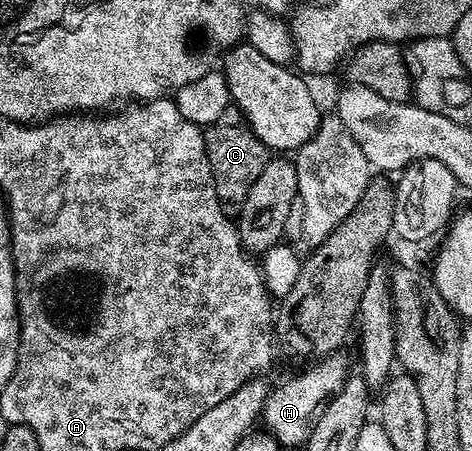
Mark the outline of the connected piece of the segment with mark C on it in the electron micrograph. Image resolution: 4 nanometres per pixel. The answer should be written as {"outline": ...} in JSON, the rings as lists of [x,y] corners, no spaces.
{"outline":[[[230,106],[226,112],[218,118],[214,124],[204,129],[205,153],[211,166],[213,175],[213,189],[222,205],[240,206],[247,198],[247,190],[255,186],[255,178],[263,174],[263,166],[267,159],[267,149],[249,125],[245,122],[240,110],[236,106]]]}

